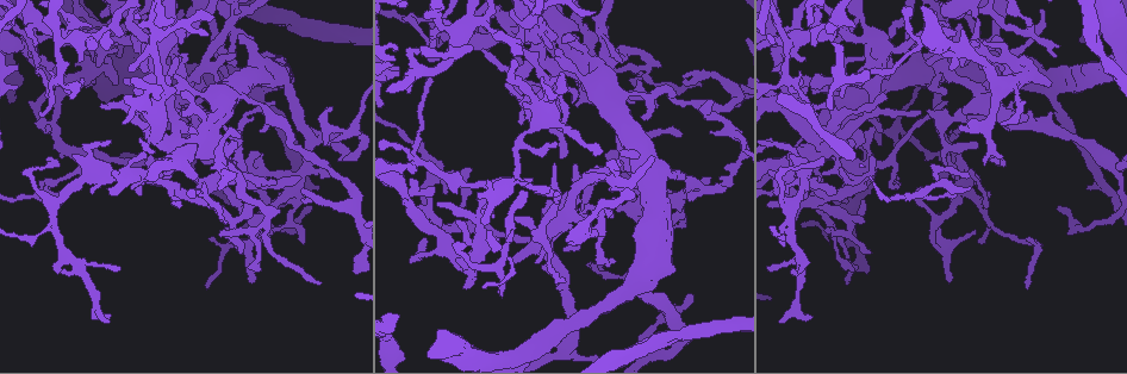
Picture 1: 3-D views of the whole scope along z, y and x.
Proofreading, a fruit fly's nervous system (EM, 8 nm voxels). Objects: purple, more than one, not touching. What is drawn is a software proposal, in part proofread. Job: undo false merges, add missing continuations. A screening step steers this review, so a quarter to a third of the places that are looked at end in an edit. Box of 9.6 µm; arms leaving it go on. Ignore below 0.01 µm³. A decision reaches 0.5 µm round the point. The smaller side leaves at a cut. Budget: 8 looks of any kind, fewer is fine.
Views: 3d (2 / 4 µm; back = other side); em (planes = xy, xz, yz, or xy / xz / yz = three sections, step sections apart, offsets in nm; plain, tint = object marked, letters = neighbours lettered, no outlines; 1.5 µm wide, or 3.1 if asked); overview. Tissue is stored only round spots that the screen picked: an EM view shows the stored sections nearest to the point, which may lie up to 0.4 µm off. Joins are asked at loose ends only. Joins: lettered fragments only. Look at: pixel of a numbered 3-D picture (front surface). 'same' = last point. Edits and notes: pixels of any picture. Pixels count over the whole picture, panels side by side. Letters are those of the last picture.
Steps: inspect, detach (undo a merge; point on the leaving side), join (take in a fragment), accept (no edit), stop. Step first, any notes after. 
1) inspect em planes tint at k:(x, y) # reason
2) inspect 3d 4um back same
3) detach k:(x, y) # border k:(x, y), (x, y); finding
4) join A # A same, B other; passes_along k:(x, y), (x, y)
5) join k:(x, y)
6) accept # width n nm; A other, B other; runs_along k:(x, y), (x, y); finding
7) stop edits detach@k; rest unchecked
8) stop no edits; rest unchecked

inspect em planes letters at 1:(998, 47) # an open end

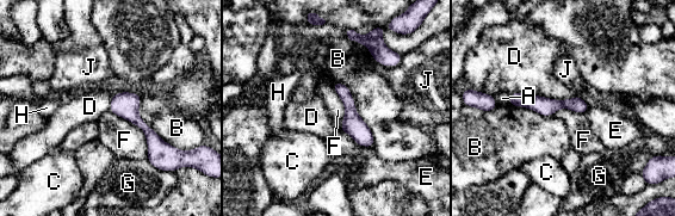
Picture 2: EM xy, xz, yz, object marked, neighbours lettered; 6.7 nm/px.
accept # A other, B other, C other, D other, E other, F other, G other, H other, J other; border 2:(333, 81), (348, 87), (373, 147); none of them fits

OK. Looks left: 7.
inspect em xy step 4 tint at 1:(510, 33)

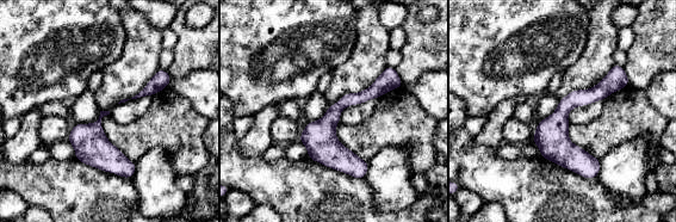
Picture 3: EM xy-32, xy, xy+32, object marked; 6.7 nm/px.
inspect em planes letters same

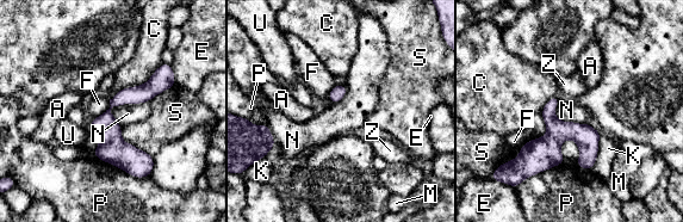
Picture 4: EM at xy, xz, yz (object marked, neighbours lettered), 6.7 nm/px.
accept # longest_contact P 400 nm; A other, C other, E other, F other, K other, M other, N other, P other, S other, U other, Z other; border 4:(149, 100), (115, 105), (110, 111); all the same cell

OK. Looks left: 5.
inspect em planes letters at 1:(105, 322)

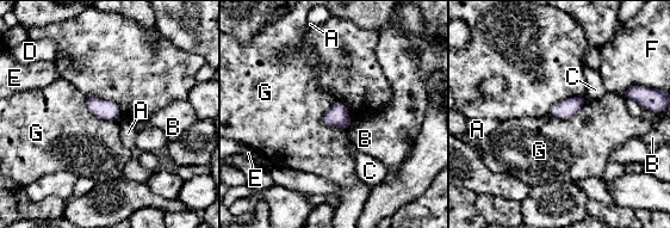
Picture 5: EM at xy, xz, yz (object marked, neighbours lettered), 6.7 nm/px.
accept # A other, B other, C other, D other, E other, F other, G other; border 5:(334, 100), (322, 121), (347, 130); none of them fits

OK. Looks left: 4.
stop no edits; rest unchecked

